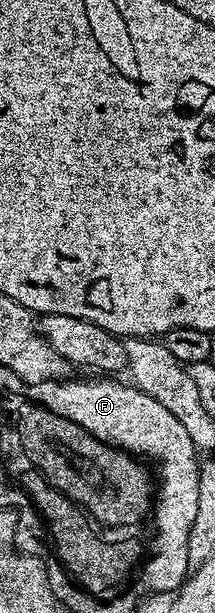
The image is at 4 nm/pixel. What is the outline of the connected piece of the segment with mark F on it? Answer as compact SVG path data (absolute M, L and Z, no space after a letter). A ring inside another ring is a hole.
M97 379L101 381L44 381L34 385L25 385L23 394L26 399L77 423L88 429L89 433L110 443L117 449L136 455L138 458L150 457L153 463L165 465L165 473L189 473L193 477L193 460L199 453L189 453L191 435L159 399L143 396L140 389L132 384L120 385L117 379ZM137 400L141 400L141 409Z

